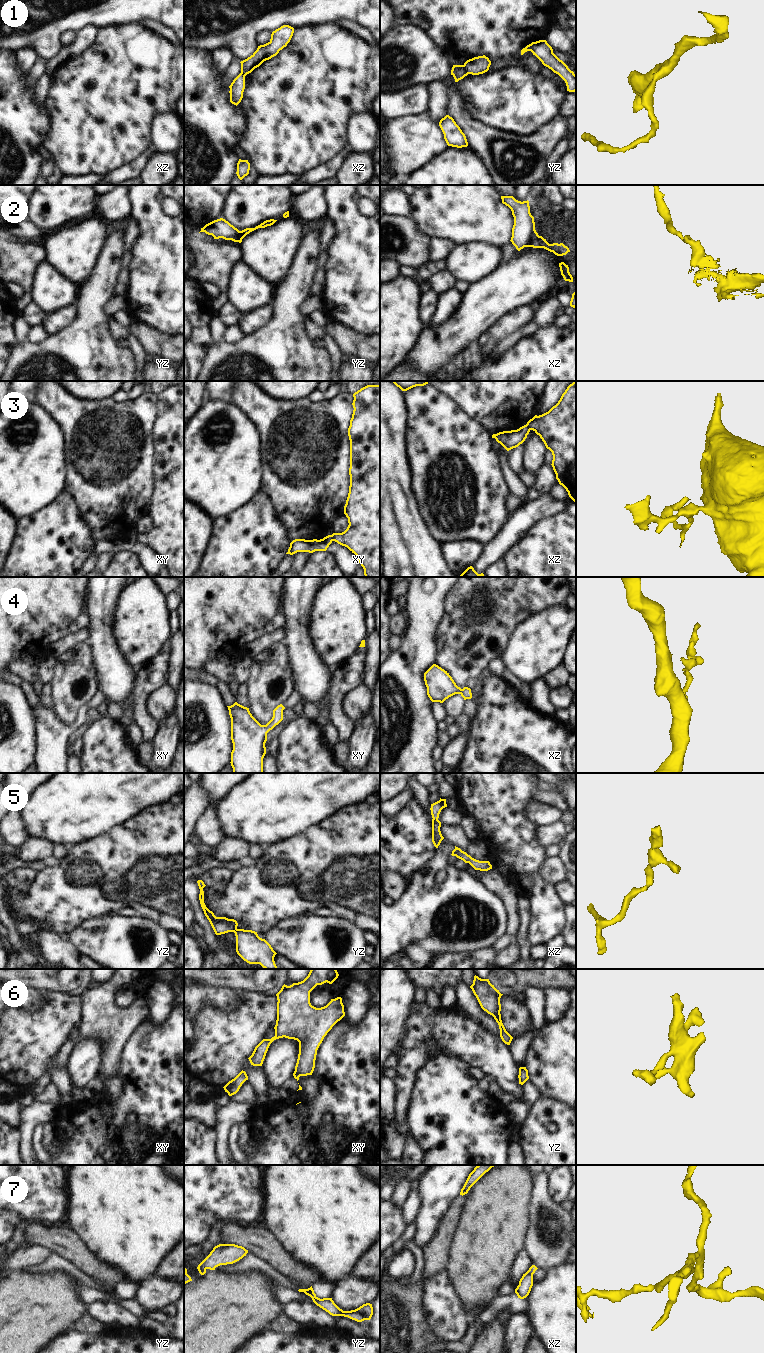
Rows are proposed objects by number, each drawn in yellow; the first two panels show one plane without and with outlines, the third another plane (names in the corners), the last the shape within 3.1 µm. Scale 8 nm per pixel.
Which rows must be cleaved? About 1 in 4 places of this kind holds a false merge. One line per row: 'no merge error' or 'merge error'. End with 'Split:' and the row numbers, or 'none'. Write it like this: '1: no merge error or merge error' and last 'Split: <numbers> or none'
1: merge error
2: merge error
3: merge error
4: no merge error
5: no merge error
6: no merge error
7: no merge error
Split: 1, 2, 3

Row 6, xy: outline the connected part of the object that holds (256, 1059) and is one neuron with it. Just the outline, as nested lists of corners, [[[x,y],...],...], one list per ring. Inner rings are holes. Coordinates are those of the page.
[[[311,969],[301,982],[283,985],[277,996],[277,1020],[275,1036],[263,1039],[248,1058],[251,1065],[262,1066],[270,1044],[279,1038],[299,1042],[299,1054],[294,1078],[312,1075],[317,1050],[324,1037],[344,1016],[342,998],[337,997],[324,1007],[316,1008],[310,1003],[310,992],[324,983],[332,984],[339,974],[336,969]]]

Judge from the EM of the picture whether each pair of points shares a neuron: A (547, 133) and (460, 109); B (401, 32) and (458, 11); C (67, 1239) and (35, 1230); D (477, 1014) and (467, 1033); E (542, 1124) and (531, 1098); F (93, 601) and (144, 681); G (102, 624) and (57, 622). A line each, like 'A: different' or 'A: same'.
A: same
B: different
C: same
D: different
E: different
F: different
G: different

